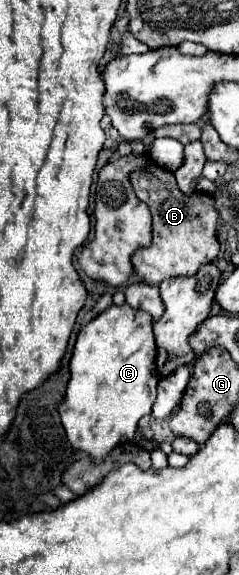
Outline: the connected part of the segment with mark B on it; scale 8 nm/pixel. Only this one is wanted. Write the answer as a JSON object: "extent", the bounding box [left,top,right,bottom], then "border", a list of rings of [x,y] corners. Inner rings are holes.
{"extent":[131,164,219,284],"border":[[[149,164],[145,172],[137,172],[131,178],[137,198],[145,202],[153,214],[153,242],[149,248],[141,248],[133,254],[131,262],[135,274],[145,284],[161,284],[173,276],[193,276],[203,264],[211,264],[219,256],[215,198],[205,192],[183,194],[175,182],[171,170],[157,164]]]}

